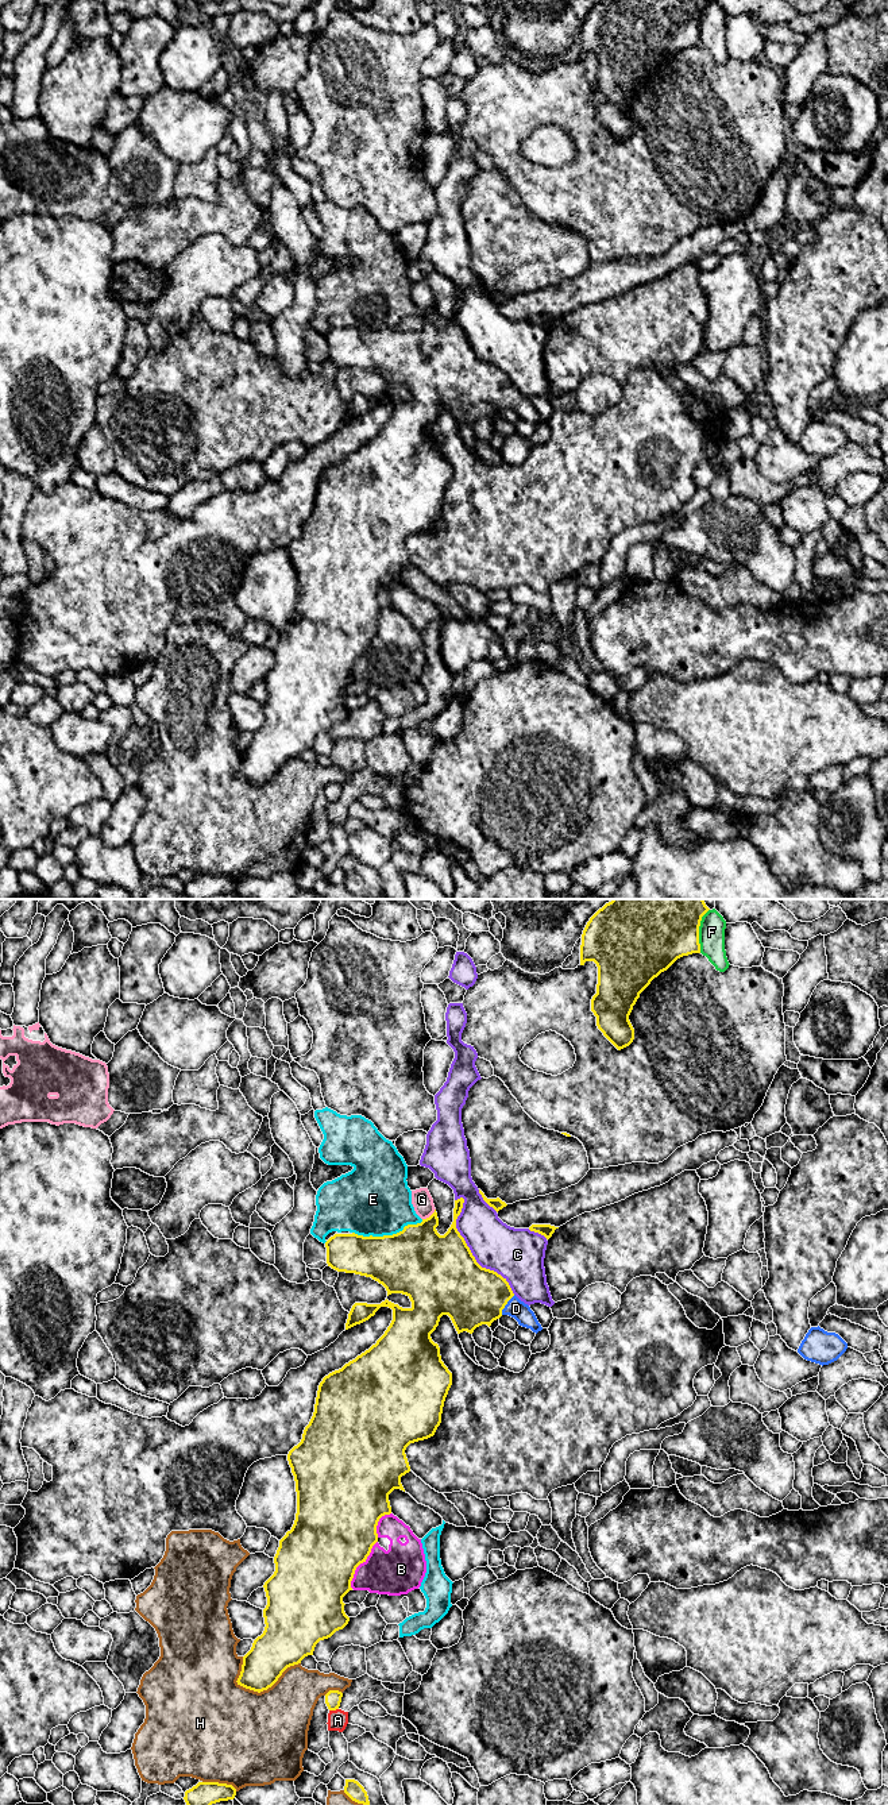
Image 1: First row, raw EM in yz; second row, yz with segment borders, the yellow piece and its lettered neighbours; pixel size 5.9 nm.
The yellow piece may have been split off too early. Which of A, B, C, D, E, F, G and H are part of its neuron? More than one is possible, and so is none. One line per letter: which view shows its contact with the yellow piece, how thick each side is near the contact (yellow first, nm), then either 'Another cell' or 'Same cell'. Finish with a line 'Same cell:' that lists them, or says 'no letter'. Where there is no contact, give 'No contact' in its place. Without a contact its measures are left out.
A: Touches yellow in yz. Thickness 100 nm (yellow) against 120 nm. Another cell
B: Touches yellow in yz. Thickness 480 nm (yellow) against 280 nm. Another cell
C: Touches yellow in yz. Thickness 460 nm (yellow) against 300 nm. Another cell
D: Touches yellow in yz. Thickness 360 nm (yellow) against 120 nm. Same cell
E: Touches yellow in yz. Thickness 420 nm (yellow) against 440 nm. Another cell
F: Touches yellow in yz. Thickness 500 nm (yellow) against 160 nm. Another cell
G: Touches yellow in yz. Thickness 360 nm (yellow) against 120 nm. Another cell
H: Touches yellow in yz. Thickness 260 nm (yellow) against 460 nm. Another cell
Same cell: D

